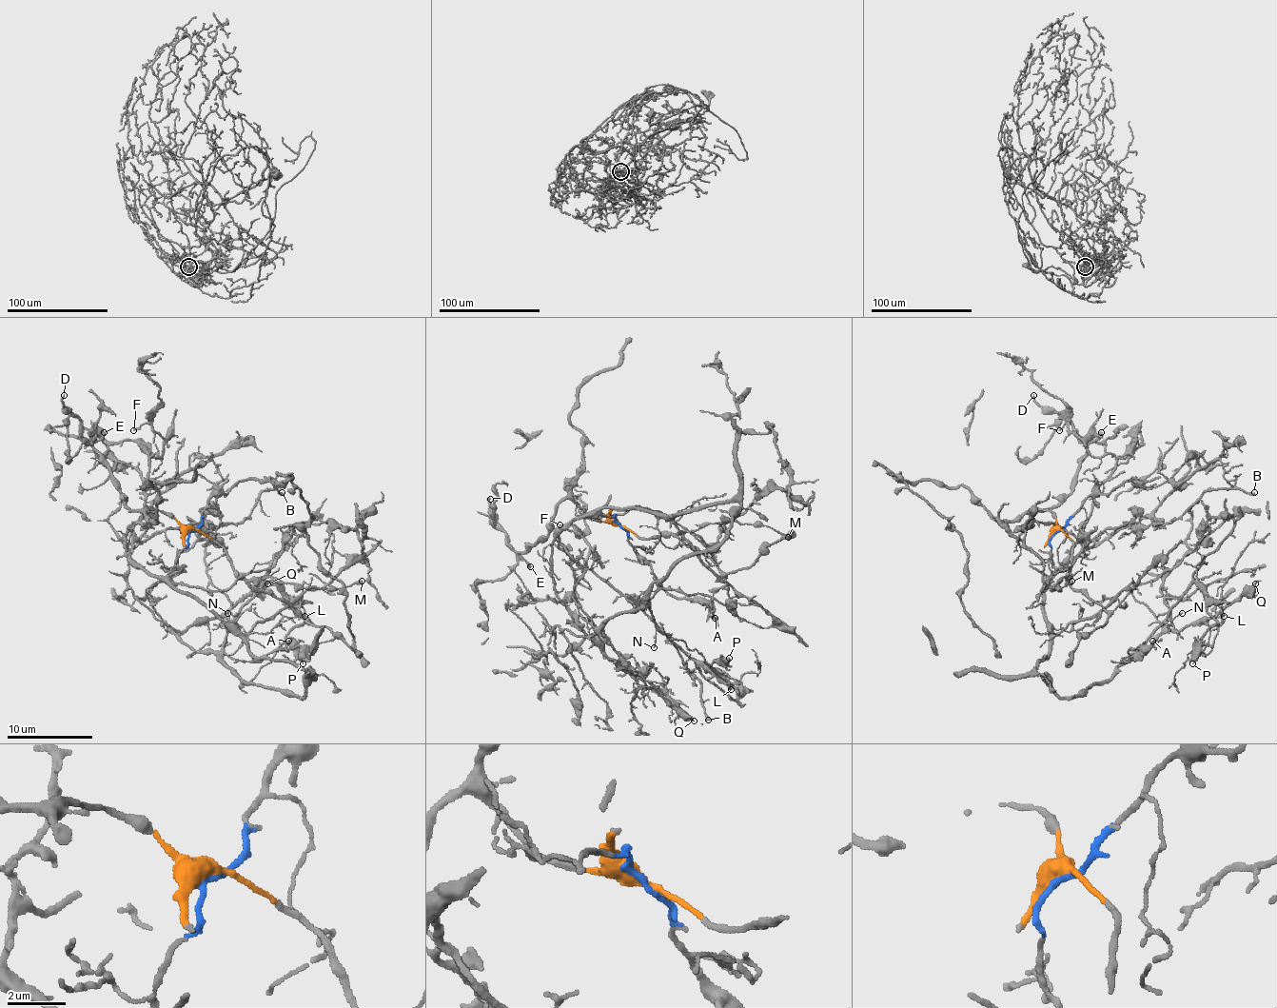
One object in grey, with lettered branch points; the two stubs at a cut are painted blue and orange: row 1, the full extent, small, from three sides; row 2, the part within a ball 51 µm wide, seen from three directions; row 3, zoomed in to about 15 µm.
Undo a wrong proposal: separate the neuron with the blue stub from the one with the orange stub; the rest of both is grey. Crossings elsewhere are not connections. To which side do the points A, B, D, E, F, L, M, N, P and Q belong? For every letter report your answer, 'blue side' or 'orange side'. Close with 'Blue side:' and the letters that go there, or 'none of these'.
A: blue side
B: blue side
D: orange side
E: orange side
F: blue side
L: blue side
M: orange side
N: blue side
P: blue side
Q: blue side
Blue side: A, B, F, L, N, P, Q

